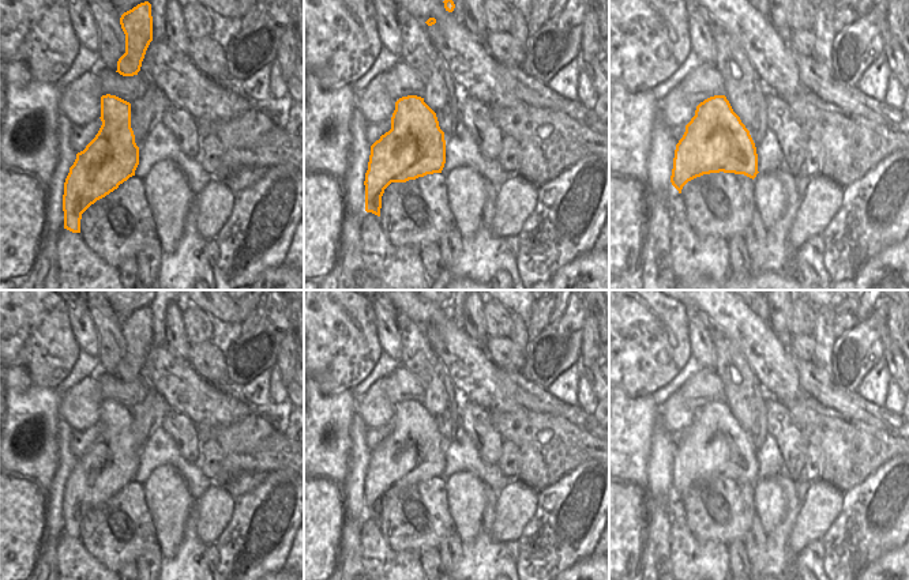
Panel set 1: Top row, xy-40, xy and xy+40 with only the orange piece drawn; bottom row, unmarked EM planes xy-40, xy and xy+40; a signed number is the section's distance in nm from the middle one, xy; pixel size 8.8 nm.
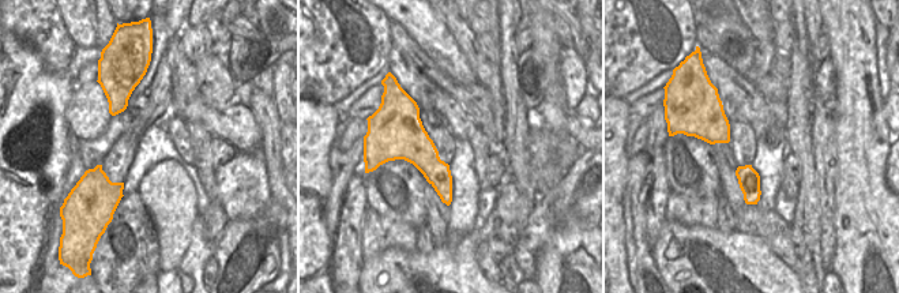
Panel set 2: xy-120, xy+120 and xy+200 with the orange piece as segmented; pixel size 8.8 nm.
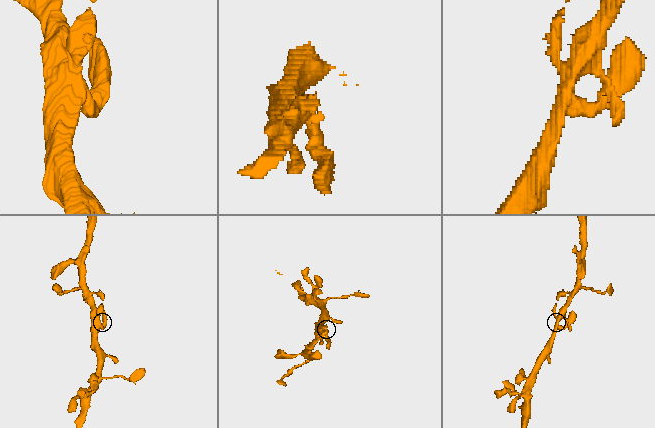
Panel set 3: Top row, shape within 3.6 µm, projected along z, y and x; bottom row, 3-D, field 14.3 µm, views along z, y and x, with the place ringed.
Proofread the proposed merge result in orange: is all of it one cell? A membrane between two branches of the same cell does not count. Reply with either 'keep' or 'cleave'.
keep

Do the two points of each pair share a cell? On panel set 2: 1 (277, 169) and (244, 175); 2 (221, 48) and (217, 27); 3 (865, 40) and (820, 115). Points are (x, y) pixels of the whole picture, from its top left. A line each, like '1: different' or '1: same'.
1: different
2: same
3: different

